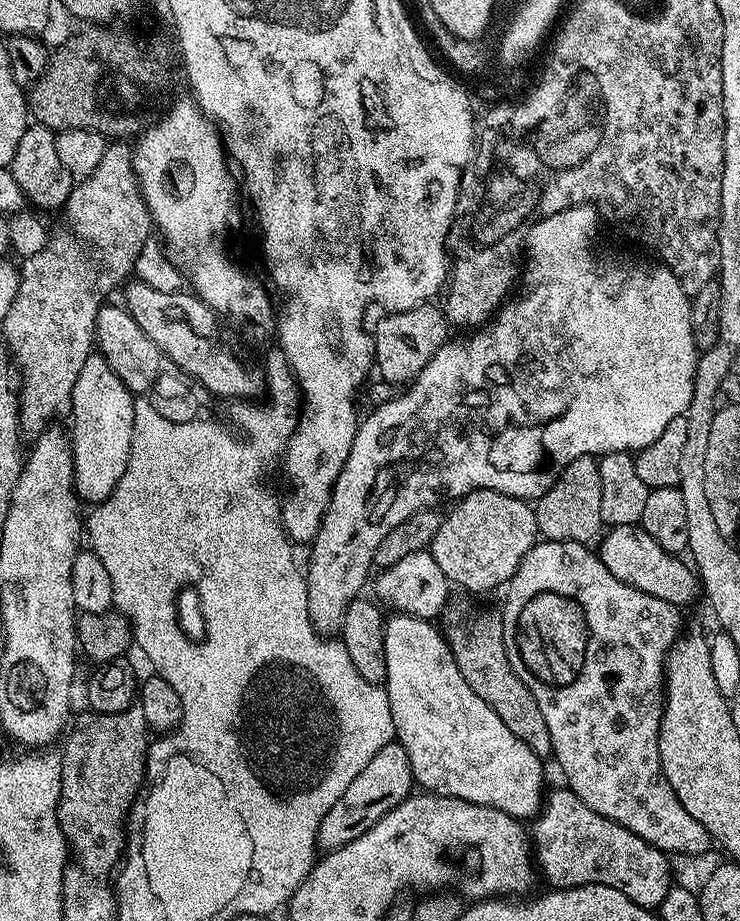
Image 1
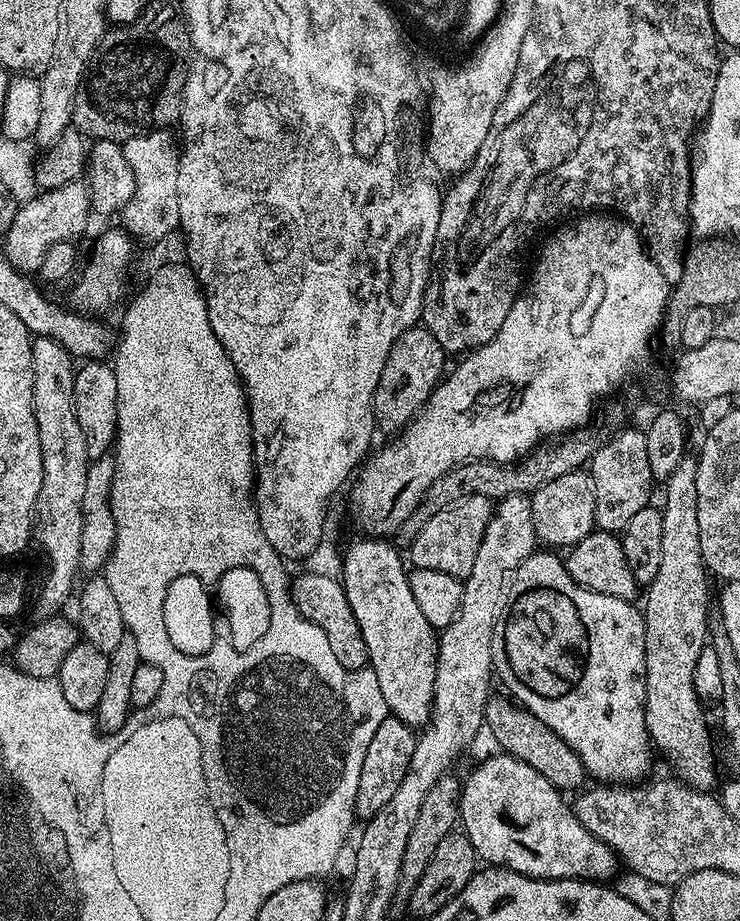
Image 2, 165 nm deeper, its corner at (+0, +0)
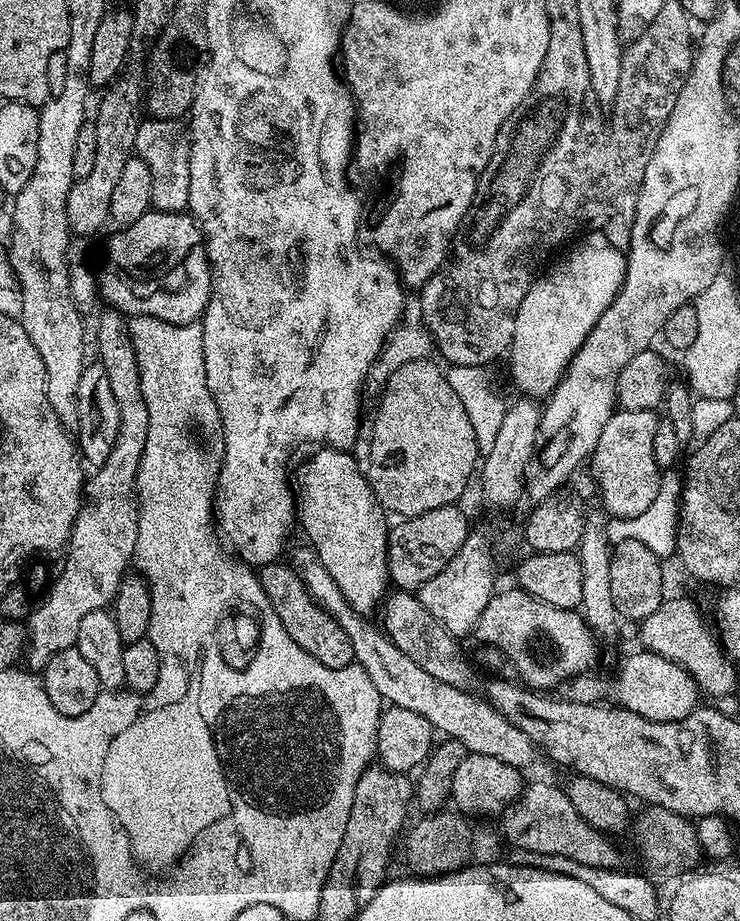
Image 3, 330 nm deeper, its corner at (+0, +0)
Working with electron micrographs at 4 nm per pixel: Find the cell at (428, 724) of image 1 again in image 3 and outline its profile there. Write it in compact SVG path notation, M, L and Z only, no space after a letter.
M320 446L315 449L316 452L312 456L312 461L308 464L308 472L304 472L300 476L301 488L298 488L298 524L304 532L308 535L307 543L314 549L317 558L322 562L322 566L326 566L326 570L330 570L330 578L334 578L334 582L338 582L338 590L342 590L342 594L350 606L360 616L371 617L372 611L377 611L378 605L381 603L382 597L389 591L390 581L388 579L388 529L390 527L389 517L386 515L383 508L376 501L376 495L374 490L368 484L368 477L360 468L356 465L356 460L351 455L351 451L343 448L329 448L327 446Z

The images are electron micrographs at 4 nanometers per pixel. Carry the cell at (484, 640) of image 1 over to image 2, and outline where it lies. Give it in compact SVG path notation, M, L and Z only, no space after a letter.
M492 698L484 711L487 731L492 731L493 738L504 747L501 749L507 755L526 762L526 766L534 766L534 770L538 770L538 774L542 774L542 778L560 789L561 793L568 794L571 788L583 789L586 773L578 754L574 754L574 750L570 750L570 746L566 746L566 742L558 734L554 734L550 726L534 718L534 714L530 714L523 707L515 707L511 708L504 700Z

